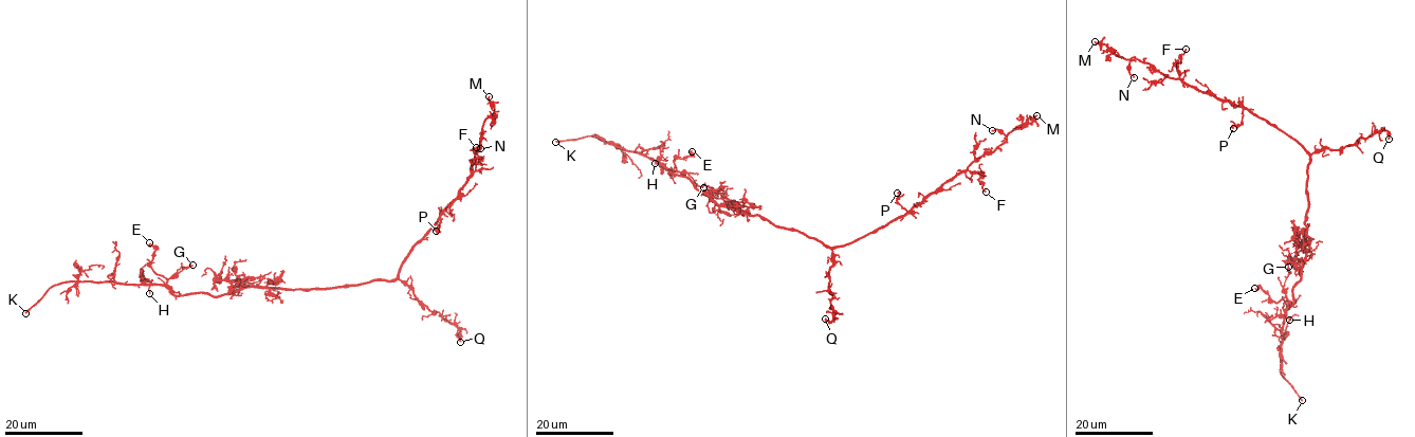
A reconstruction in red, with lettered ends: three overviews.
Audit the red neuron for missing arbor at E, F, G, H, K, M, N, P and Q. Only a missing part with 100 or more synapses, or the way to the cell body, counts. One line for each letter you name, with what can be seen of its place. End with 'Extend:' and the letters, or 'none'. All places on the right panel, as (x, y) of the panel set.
K: place (1302, 400)
Extend: K

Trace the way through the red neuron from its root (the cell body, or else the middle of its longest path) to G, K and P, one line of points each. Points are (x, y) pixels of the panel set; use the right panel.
G: (1309, 200), (1304, 222), (1307, 230), (1306, 250), (1301, 277), (1292, 290), (1292, 305), (1283, 290), (1288, 267)
K: (1309, 200), (1301, 277), (1294, 284), (1294, 299), (1292, 305), (1288, 304), (1281, 333), (1281, 372), (1302, 400)
P: (1309, 200), (1305, 189), (1309, 156), (1303, 147), (1274, 125), (1244, 108), (1239, 124), (1233, 128)

